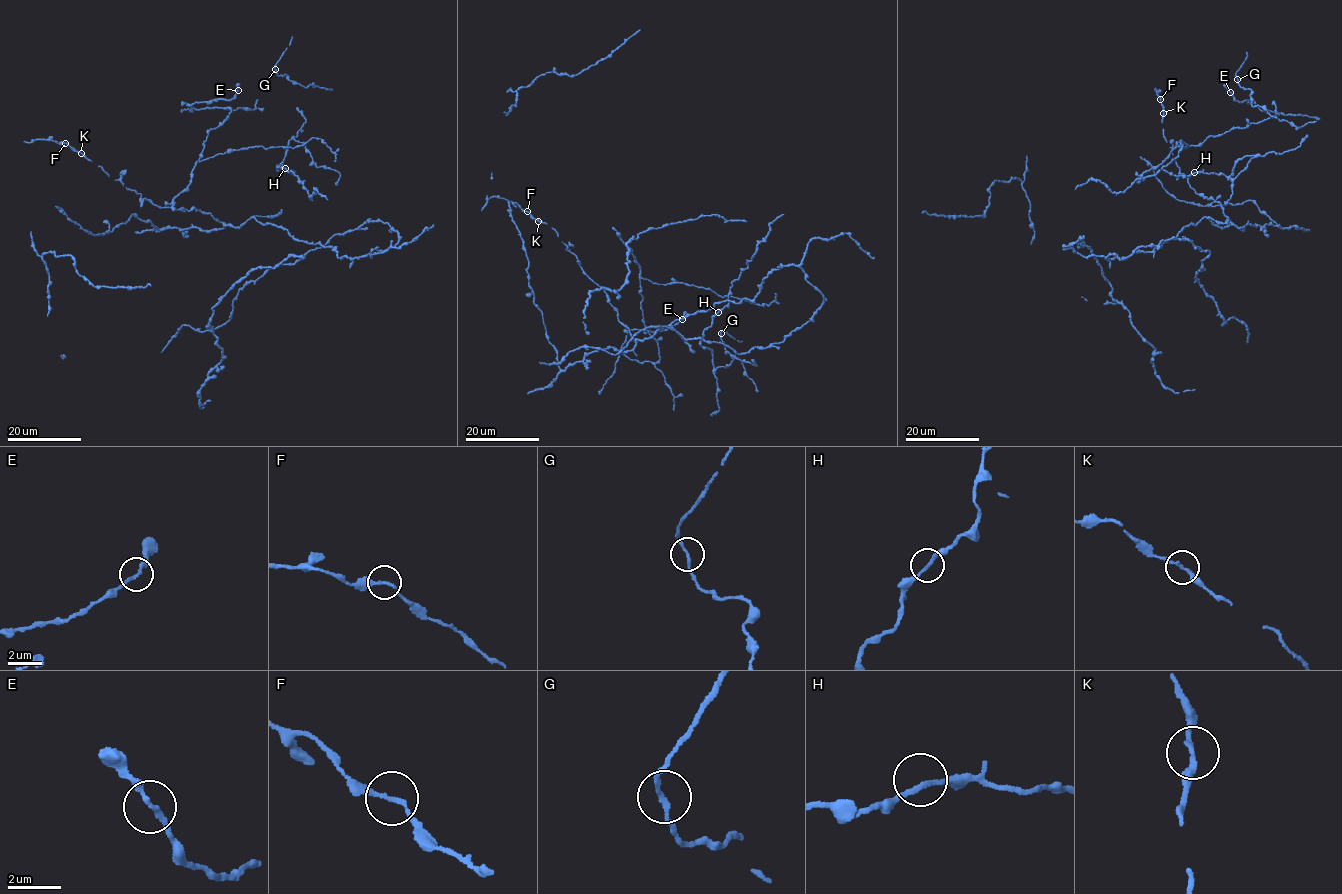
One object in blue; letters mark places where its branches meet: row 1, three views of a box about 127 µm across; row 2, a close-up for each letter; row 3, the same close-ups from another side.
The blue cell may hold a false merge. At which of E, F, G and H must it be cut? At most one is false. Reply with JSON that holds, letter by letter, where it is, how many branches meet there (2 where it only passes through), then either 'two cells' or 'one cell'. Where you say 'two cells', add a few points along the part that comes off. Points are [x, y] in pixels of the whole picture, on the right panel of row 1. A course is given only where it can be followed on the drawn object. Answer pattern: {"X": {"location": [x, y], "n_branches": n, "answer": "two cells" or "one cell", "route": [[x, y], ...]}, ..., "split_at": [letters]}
{"E": {"location": [1230, 92], "n_branches": 2, "answer": "one cell"}, "F": {"location": [1160, 99], "n_branches": 2, "answer": "one cell"}, "G": {"location": [1237, 79], "n_branches": 2, "answer": "one cell"}, "H": {"location": [1194, 172], "n_branches": 2, "answer": "one cell"}, "split_at": []}

